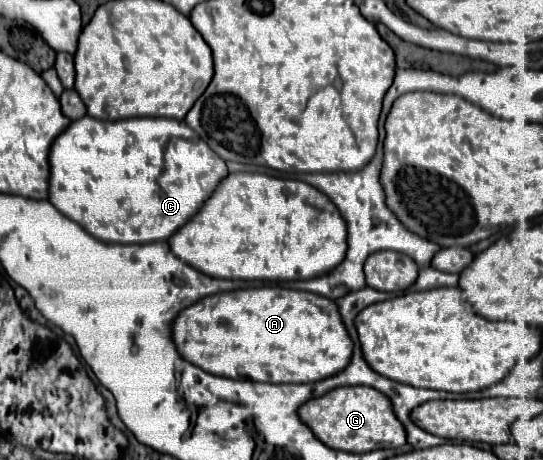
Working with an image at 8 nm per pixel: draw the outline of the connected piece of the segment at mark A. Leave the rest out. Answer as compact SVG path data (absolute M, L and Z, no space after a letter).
M286 287L204 297L176 317L172 333L180 355L206 373L264 383L312 383L332 377L350 365L354 351L354 341L332 299Z

